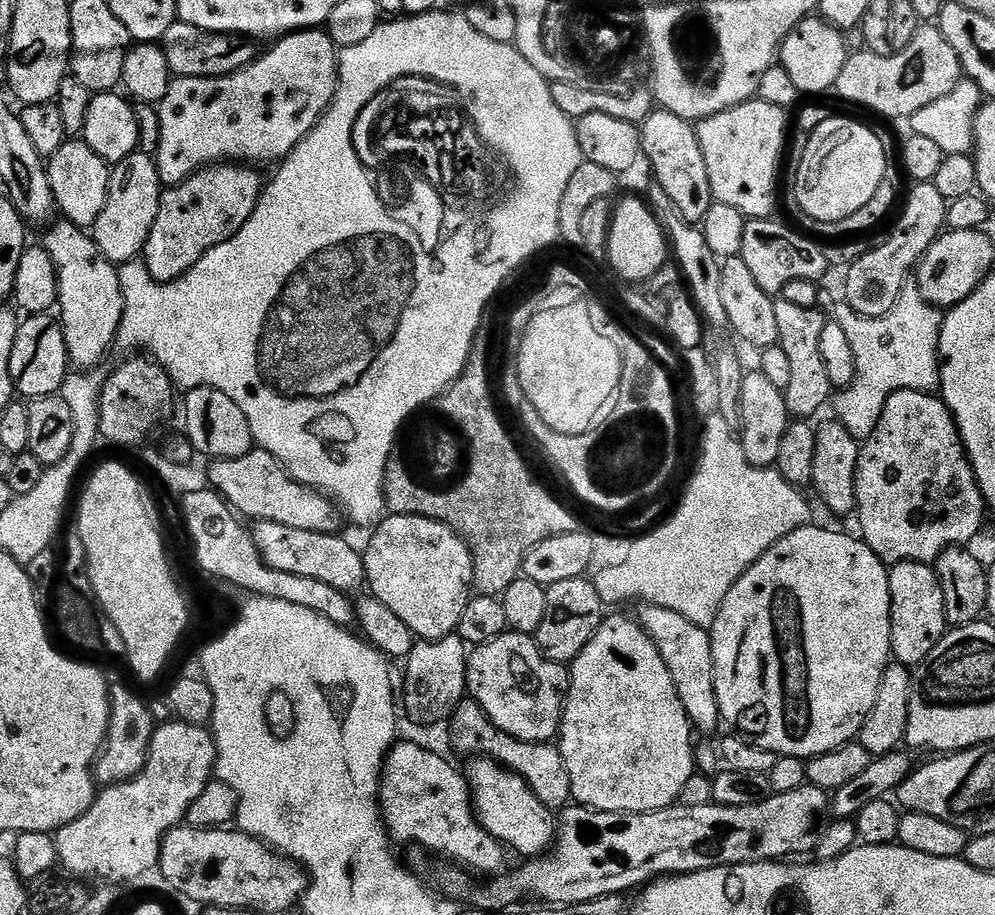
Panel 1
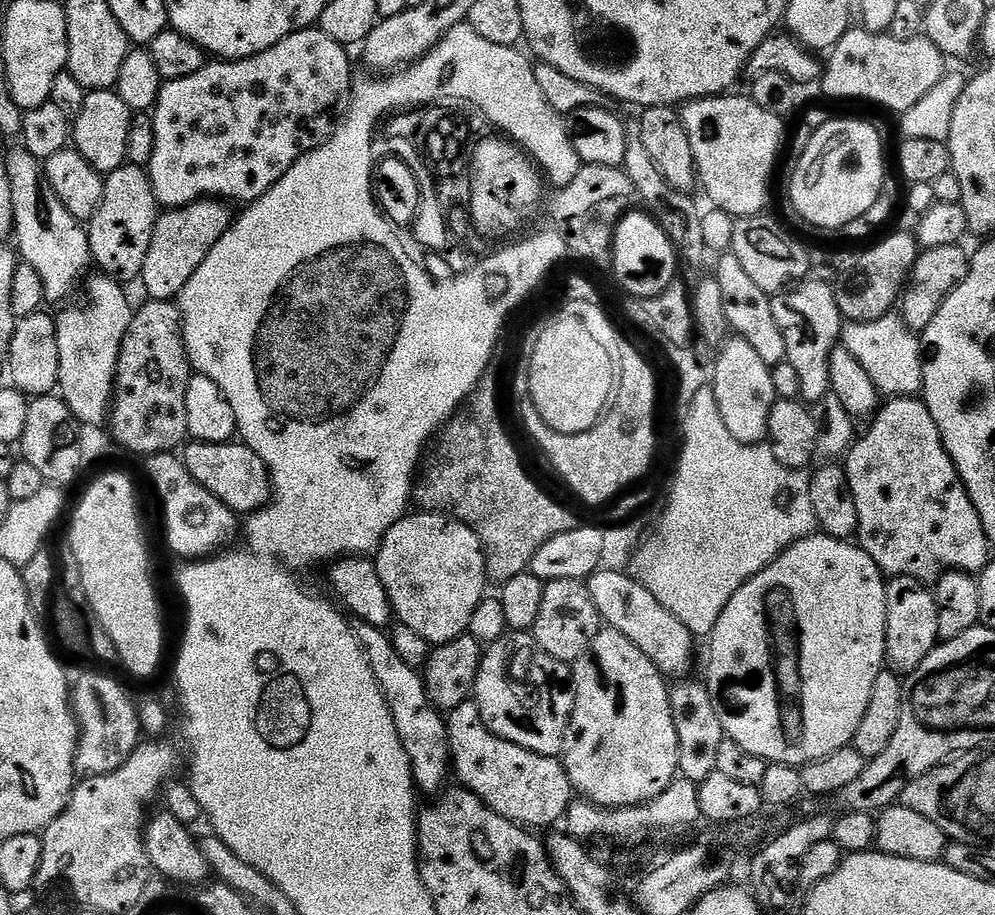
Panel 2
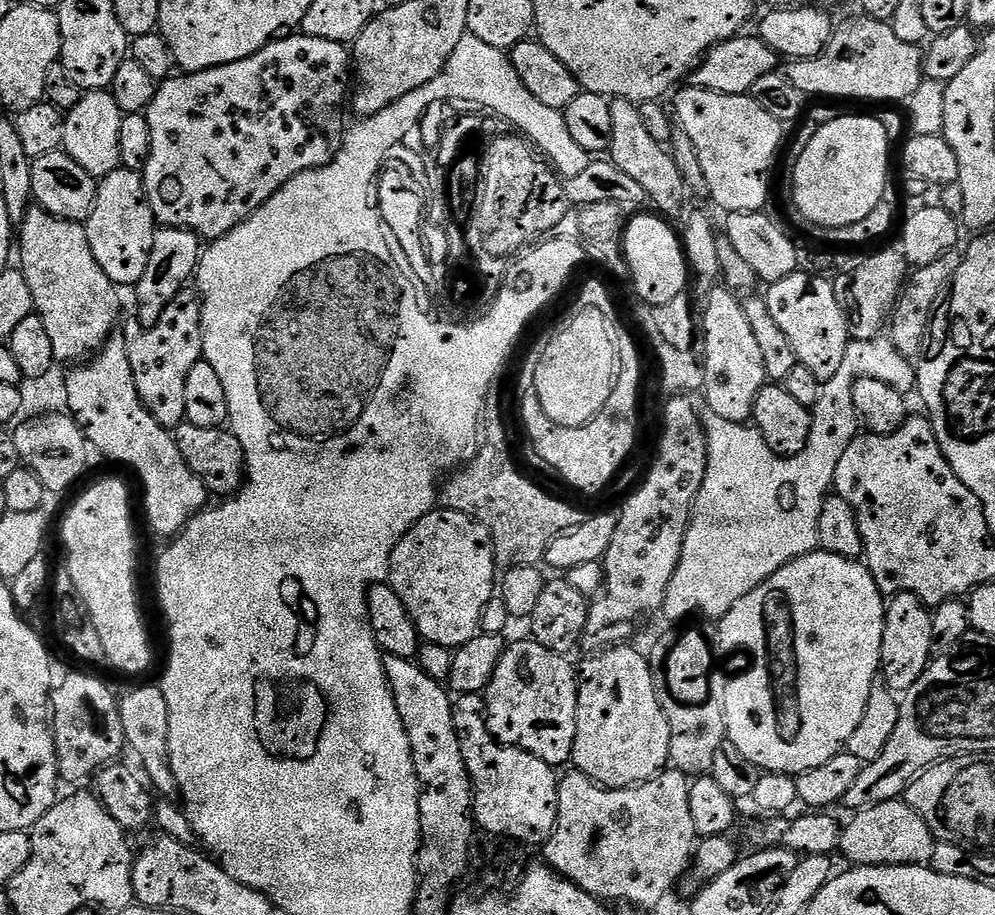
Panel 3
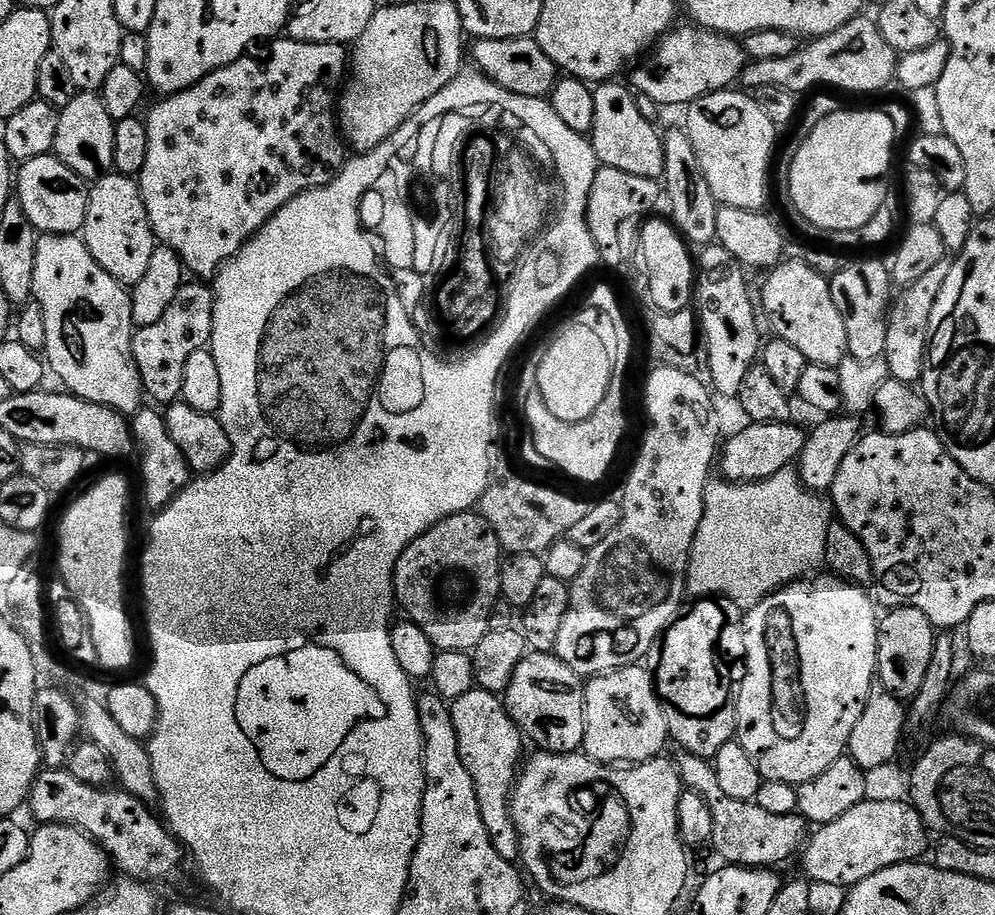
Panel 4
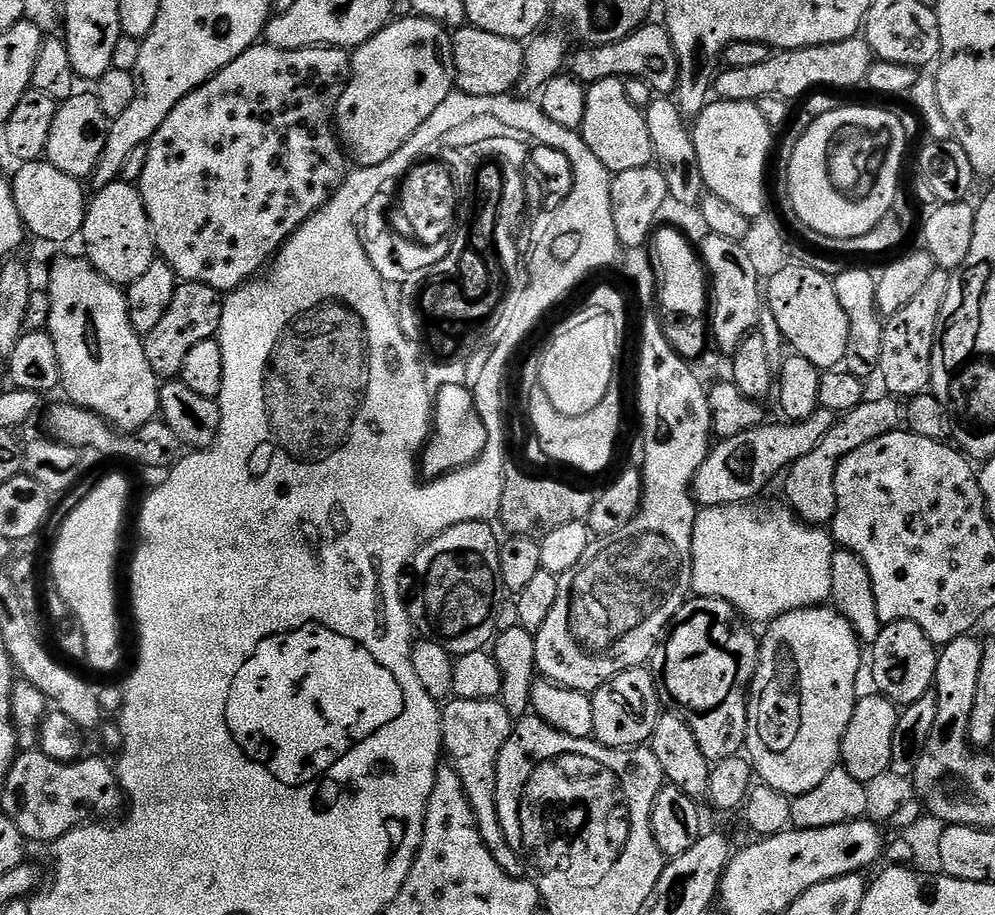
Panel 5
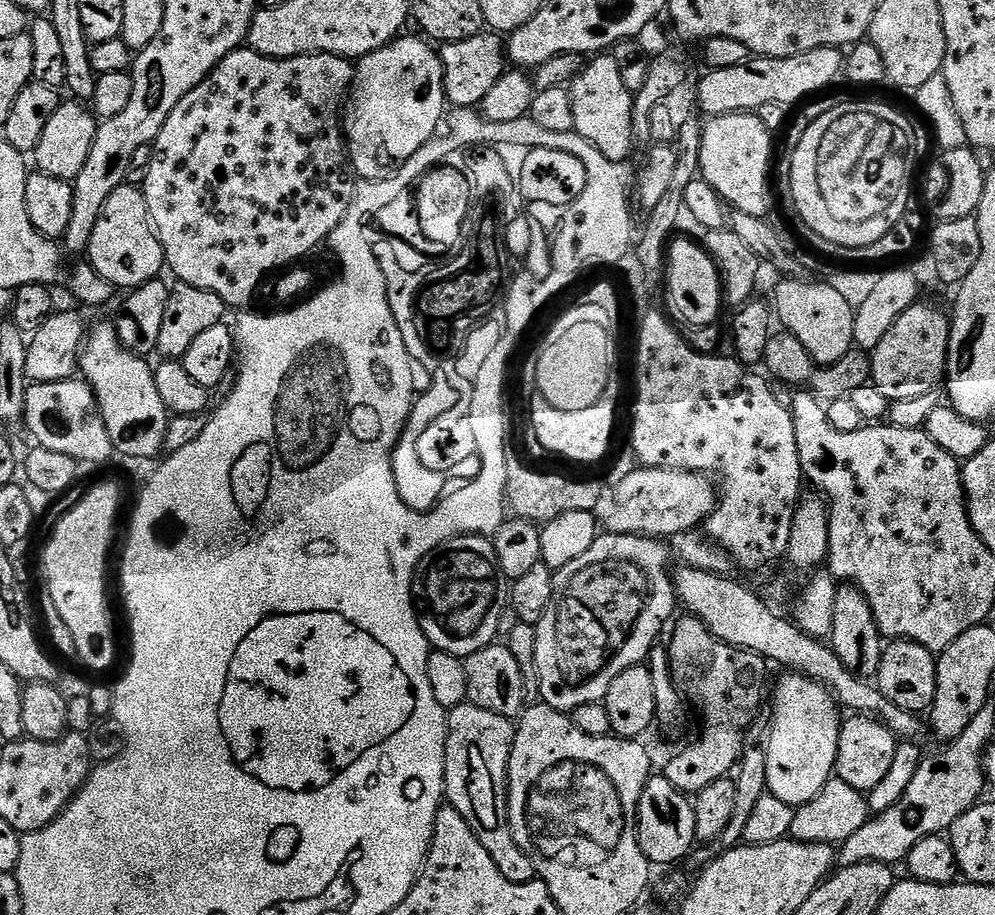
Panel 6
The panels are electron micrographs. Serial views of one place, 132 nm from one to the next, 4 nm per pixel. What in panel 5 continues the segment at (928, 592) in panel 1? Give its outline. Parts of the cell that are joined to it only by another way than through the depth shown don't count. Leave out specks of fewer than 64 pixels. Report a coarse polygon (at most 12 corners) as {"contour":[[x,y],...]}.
{"contour":[[896,620],[870,645],[875,691],[897,706],[936,682],[937,645]]}

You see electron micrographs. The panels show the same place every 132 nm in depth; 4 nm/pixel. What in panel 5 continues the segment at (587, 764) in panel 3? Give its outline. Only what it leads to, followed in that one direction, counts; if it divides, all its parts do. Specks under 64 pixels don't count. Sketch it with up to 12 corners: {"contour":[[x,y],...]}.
{"contour":[[647,667],[591,693],[592,736],[608,748],[651,741],[662,700]]}

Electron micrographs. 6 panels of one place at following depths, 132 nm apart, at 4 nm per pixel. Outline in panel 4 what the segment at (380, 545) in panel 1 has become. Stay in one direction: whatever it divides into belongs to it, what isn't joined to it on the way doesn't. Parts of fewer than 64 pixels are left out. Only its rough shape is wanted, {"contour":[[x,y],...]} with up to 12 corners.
{"contour":[[459,512],[398,558],[394,600],[442,652],[471,653],[502,549]]}

